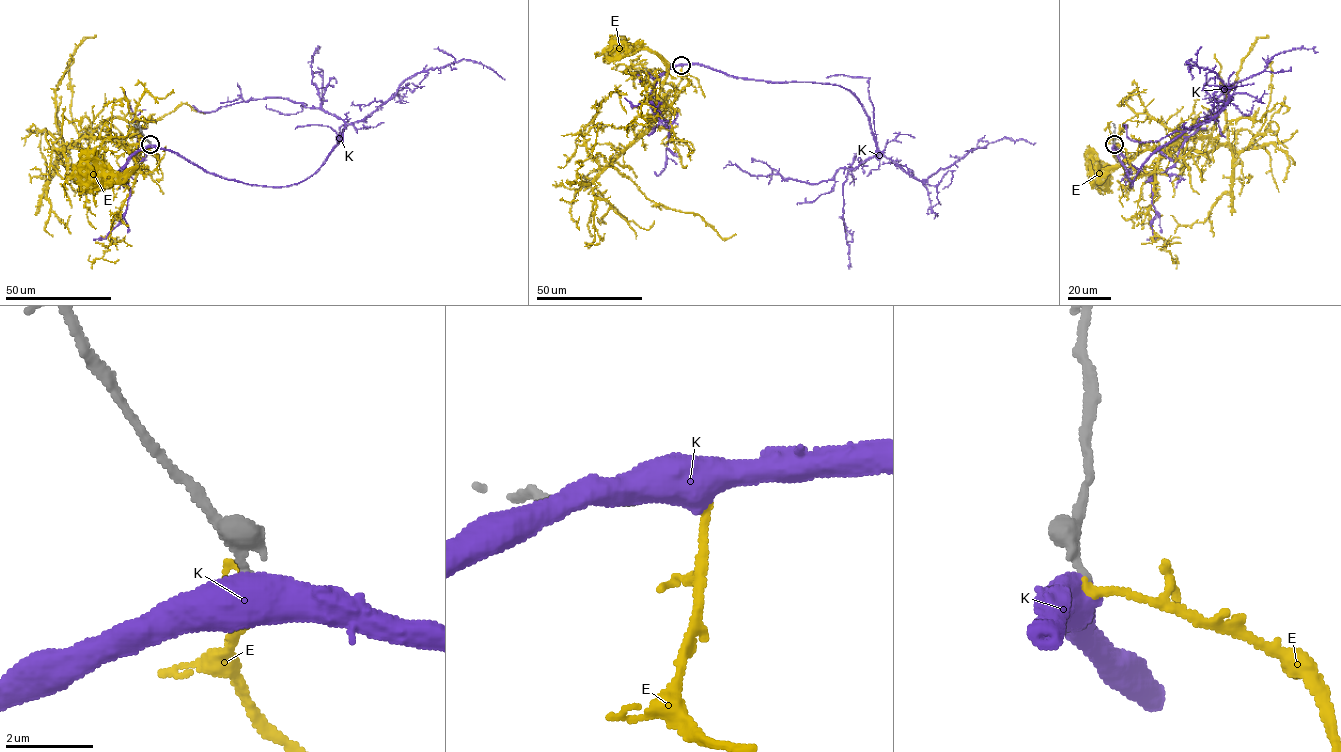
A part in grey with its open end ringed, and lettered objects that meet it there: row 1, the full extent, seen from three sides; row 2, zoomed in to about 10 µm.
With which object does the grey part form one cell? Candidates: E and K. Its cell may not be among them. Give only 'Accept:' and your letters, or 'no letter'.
Accept: E

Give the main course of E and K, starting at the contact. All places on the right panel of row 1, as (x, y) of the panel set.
E: (1114, 144), (1124, 149), (1137, 172), (1146, 175), (1154, 170), (1160, 151), (1137, 151), (1098, 176), (1102, 178)
K: (1114, 144), (1131, 186), (1156, 151), (1210, 120), (1229, 101), (1216, 73), (1191, 59), (1191, 79)

